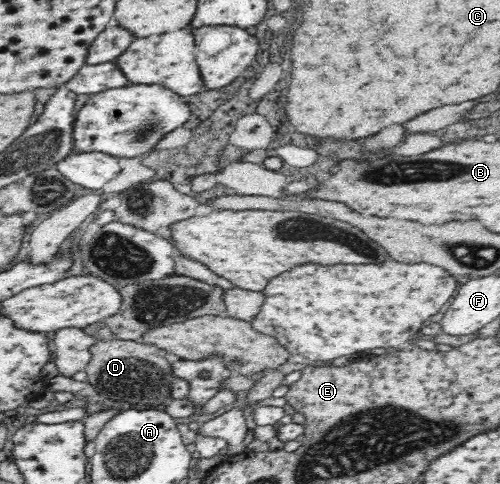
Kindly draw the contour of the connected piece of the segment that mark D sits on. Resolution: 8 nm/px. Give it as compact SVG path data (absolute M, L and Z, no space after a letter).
M113 337L111 340L99 340L91 346L91 361L85 369L88 375L88 383L94 386L97 393L107 399L113 399L133 405L133 407L155 407L164 409L169 402L173 400L171 396L171 383L173 383L175 374L173 374L172 365L167 362L167 353L153 344L147 344L145 341L122 340Z

